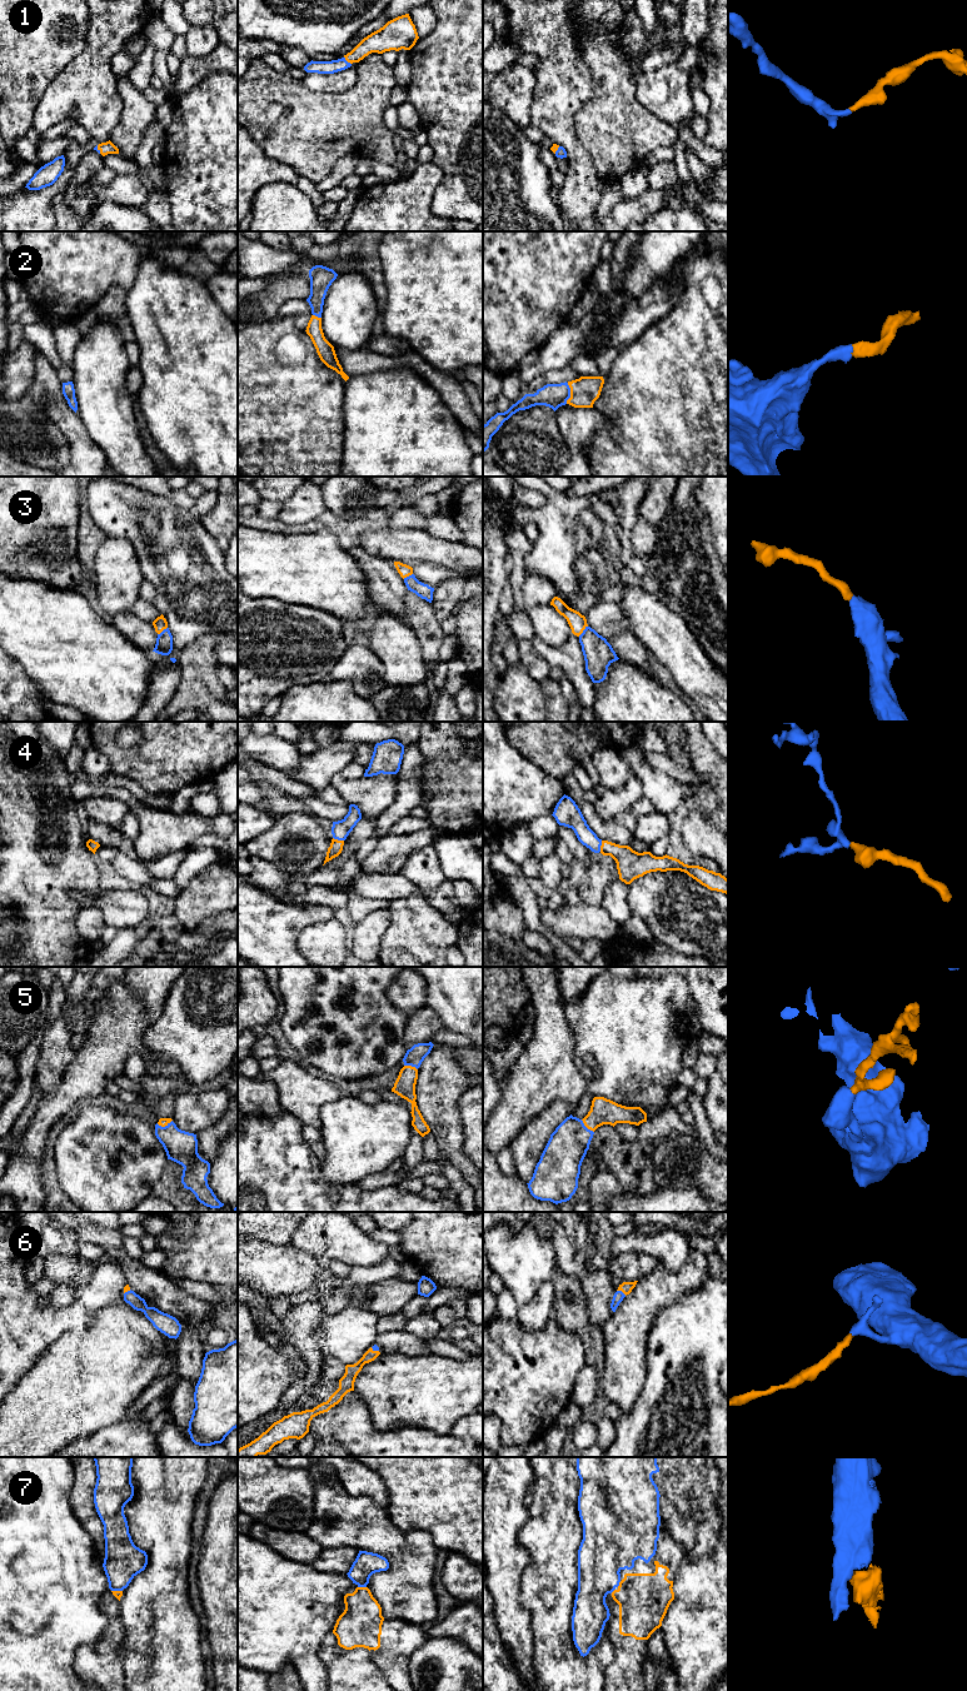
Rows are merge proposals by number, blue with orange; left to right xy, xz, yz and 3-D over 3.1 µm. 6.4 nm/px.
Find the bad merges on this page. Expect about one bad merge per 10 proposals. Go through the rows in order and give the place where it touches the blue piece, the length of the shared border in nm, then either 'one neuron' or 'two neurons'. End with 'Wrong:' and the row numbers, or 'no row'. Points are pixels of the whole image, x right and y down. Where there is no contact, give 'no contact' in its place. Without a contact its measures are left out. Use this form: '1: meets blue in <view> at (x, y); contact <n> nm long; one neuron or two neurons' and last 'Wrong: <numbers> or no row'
1: meets blue in xz at (345, 60); contact 70 nm long; one neuron
2: meets blue in yz at (569, 393); contact 140 nm long; one neuron
3: meets blue in yz at (583, 630); contact 90 nm long; one neuron
4: meets blue in xz at (338, 839); contact 80 nm long; one neuron
5: meets blue in yz at (586, 1127); contact 120 nm long; one neuron
6: meets blue in yz at (621, 1291); contact 70 nm long; one neuron
7: meets blue in xz at (362, 1586); contact 60 nm long; one neuron
Wrong: no row

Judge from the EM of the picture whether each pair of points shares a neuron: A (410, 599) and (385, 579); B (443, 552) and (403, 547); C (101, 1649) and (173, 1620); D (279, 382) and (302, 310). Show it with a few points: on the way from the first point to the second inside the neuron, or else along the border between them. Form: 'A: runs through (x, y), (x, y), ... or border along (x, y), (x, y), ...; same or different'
A: border along (407, 590), (404, 609), (410, 623); different
B: runs through (433, 550), (413, 547); same
C: border along (124, 1637), (114, 1655); different
D: border along (278, 317), (290, 317), (294, 324), (304, 332); different

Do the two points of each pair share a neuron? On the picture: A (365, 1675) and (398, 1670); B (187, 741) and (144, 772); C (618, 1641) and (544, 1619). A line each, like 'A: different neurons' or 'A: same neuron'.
A: different neurons
B: same neuron
C: different neurons

